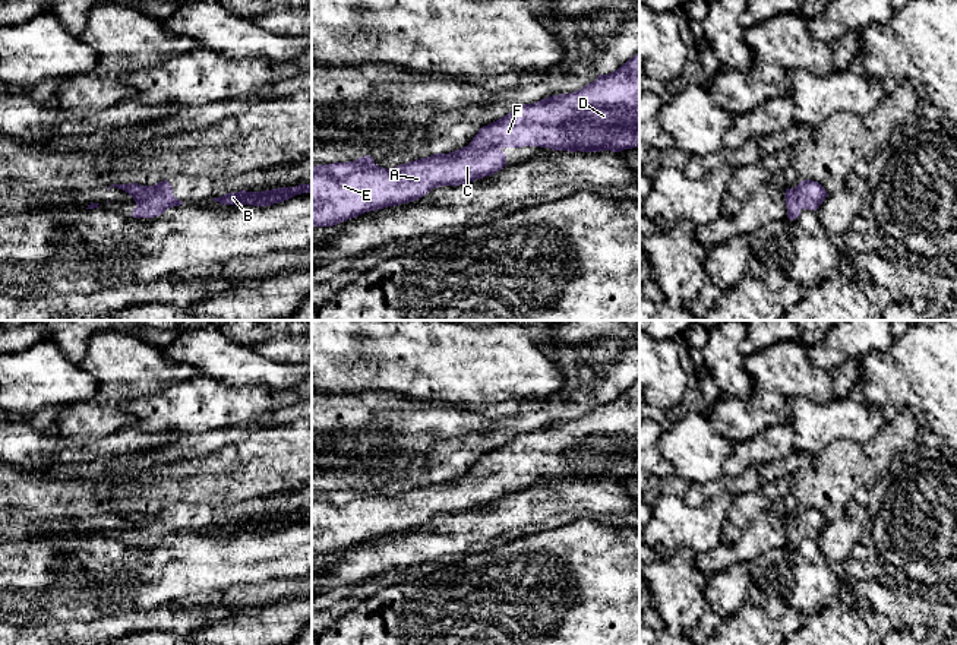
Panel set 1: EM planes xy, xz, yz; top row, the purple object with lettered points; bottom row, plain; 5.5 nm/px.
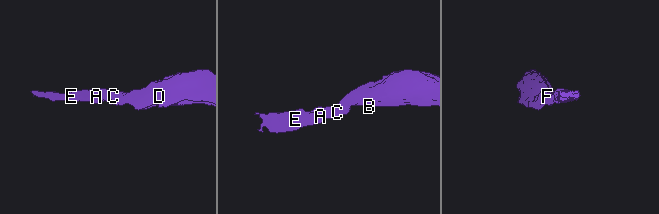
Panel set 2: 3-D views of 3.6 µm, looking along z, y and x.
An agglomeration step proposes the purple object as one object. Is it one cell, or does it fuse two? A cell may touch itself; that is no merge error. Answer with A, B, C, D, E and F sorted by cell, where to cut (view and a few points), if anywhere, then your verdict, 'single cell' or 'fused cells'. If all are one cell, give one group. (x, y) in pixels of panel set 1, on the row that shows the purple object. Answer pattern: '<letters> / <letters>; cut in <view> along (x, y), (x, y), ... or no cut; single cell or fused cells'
A B C D E F; no cut; single cell

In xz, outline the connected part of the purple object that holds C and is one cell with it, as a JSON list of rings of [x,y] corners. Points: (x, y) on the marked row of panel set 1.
[[[639,53],[609,75],[597,79],[579,91],[543,98],[534,104],[519,104],[514,111],[499,120],[483,126],[473,140],[449,154],[435,154],[401,164],[395,168],[379,167],[372,156],[366,155],[350,162],[332,162],[312,168],[312,227],[334,227],[364,212],[397,206],[417,200],[432,189],[440,186],[459,186],[492,174],[506,165],[503,148],[540,146],[552,151],[598,152],[639,148]]]

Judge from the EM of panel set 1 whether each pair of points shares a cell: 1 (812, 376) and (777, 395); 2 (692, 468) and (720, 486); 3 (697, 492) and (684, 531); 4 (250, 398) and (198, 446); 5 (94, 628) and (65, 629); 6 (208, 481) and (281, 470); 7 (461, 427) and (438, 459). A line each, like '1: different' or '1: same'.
1: same
2: different
3: different
4: different
5: same
6: same
7: different

